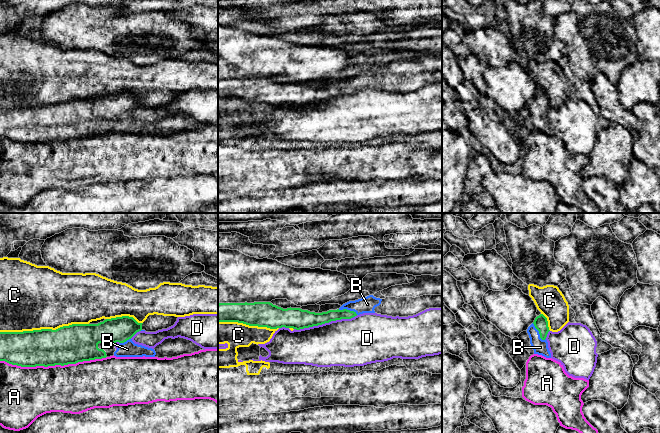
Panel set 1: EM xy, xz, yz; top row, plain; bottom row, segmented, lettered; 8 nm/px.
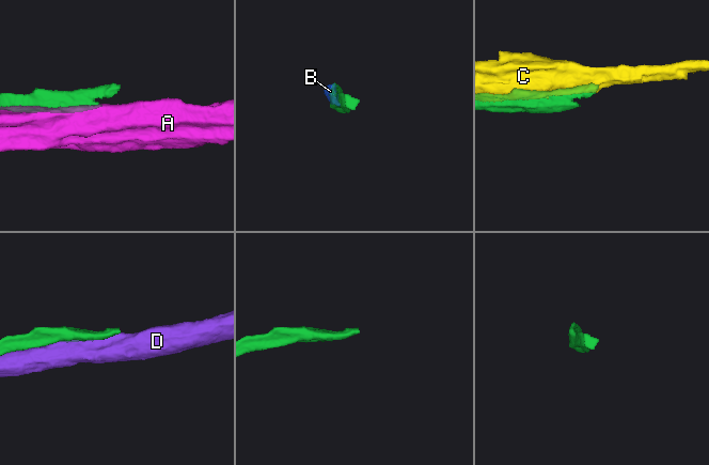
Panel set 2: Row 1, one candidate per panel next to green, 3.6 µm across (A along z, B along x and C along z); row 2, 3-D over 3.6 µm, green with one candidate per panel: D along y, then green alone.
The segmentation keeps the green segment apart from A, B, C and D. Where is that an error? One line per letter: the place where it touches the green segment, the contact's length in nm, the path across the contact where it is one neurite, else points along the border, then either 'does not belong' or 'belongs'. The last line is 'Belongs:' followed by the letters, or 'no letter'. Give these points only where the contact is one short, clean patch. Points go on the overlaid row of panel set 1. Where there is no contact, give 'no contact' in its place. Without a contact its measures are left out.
A: contact xy (53, 365); length 850 nm; does not belong
B: contact yz (539, 332); length 170 nm; way yz (541, 324), (539, 332), (540, 347); belongs
C: contact xy (44, 329); length 700 nm; does not belong
D: contact xz (323, 323); length 480 nm; does not belong
Belongs: B

